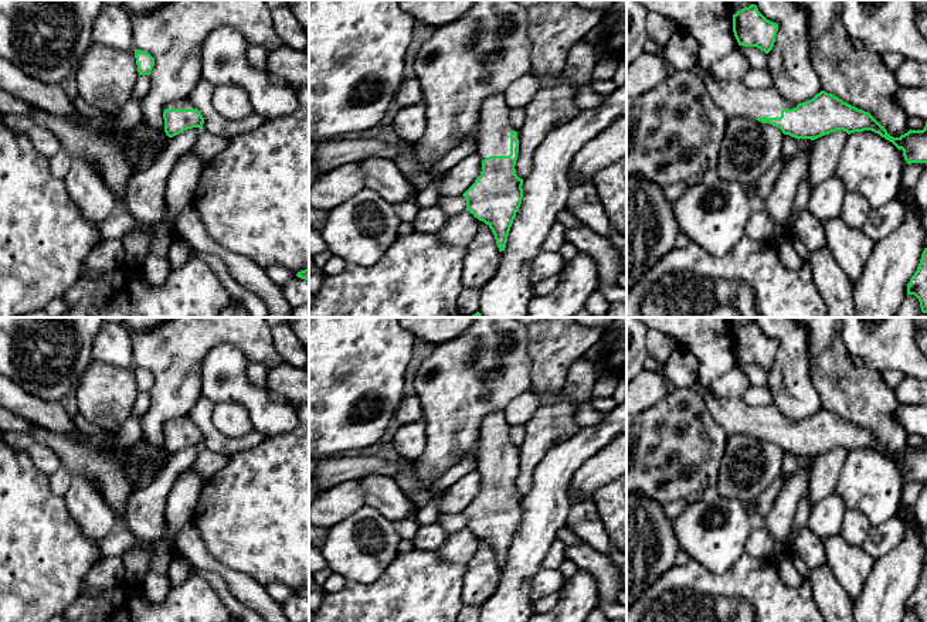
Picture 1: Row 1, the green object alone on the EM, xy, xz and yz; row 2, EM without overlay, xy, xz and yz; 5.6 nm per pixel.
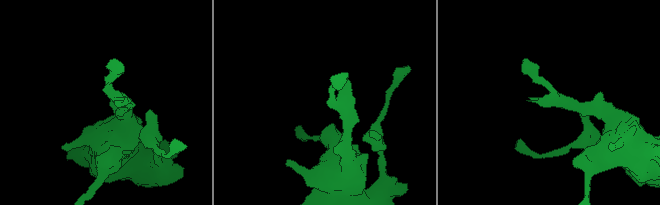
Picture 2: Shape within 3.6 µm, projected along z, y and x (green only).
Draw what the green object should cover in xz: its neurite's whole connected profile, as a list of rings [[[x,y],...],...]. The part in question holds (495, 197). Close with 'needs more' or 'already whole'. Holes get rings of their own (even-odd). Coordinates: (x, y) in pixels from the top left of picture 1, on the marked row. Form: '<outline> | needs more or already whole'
[[[503,94],[483,101],[479,109],[476,153],[482,160],[481,176],[462,194],[466,211],[492,230],[499,251],[505,251],[507,235],[523,198],[523,179],[516,174],[519,153],[517,132],[509,122]]] | needs more

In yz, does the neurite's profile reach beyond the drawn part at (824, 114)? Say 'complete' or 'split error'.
split error

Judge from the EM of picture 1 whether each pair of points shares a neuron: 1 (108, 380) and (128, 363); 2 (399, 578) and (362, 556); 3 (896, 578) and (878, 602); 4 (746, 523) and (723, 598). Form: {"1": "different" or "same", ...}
{"1": "different", "2": "different", "3": "same", "4": "different"}

